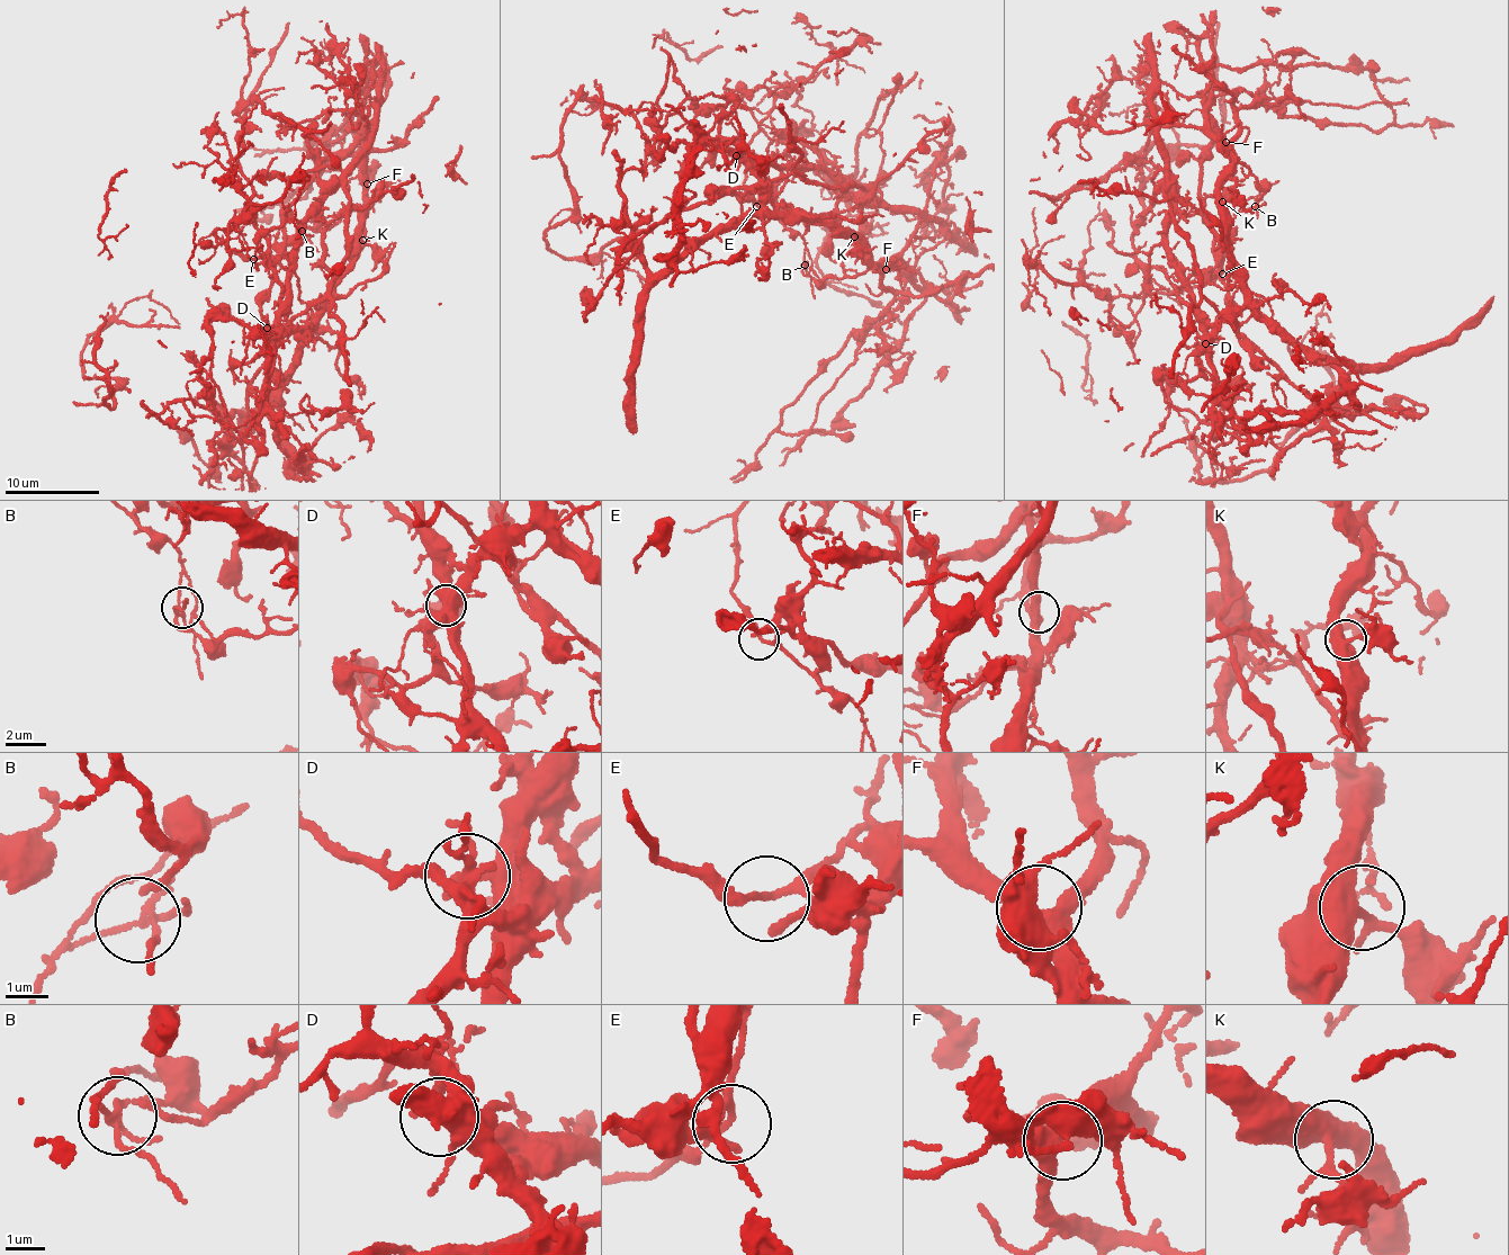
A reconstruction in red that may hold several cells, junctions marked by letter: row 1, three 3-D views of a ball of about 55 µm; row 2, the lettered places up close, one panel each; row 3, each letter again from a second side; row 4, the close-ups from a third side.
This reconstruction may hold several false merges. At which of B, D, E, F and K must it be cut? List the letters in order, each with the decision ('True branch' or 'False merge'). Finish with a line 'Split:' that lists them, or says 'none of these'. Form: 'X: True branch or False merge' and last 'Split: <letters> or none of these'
B: True branch
D: False merge
E: False merge
F: True branch
K: True branch
Split: D, E

